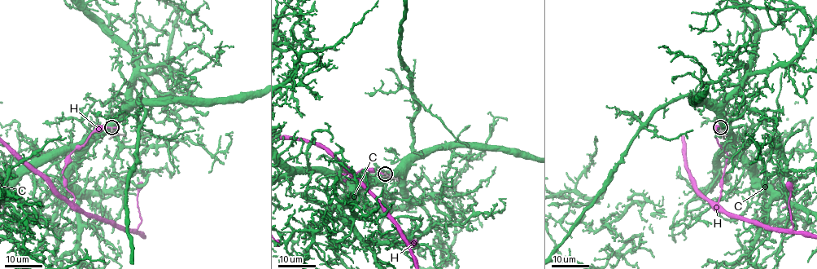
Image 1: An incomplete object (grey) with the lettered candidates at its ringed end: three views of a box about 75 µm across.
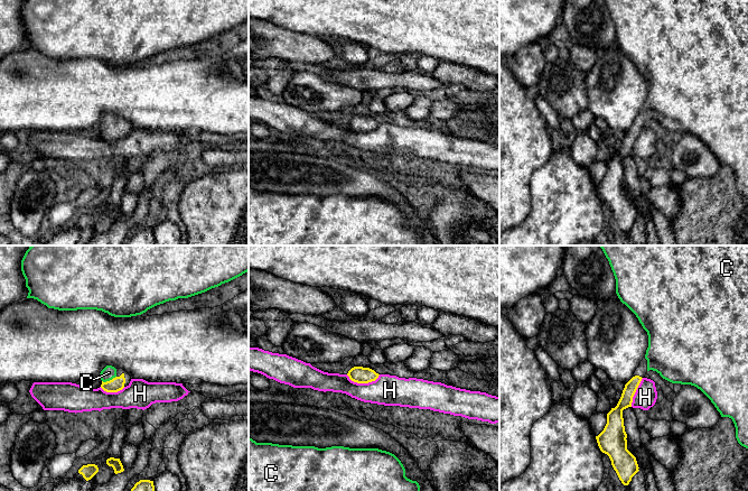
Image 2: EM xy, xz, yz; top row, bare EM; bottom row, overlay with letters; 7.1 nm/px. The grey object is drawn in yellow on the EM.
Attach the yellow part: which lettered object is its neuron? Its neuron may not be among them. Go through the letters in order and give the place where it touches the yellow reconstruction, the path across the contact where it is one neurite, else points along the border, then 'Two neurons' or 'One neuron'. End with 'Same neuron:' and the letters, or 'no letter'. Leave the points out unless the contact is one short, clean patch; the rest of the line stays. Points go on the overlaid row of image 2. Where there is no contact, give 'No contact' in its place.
C: Touches yellow at xy (110, 380). Path across: xy (117, 383), (110, 380), (109, 372). One neuron
H: Touches yellow at xz (363, 382). Boundary: xz (346, 374), (357, 382), (371, 382), (380, 374). Two neurons
Same neuron: C

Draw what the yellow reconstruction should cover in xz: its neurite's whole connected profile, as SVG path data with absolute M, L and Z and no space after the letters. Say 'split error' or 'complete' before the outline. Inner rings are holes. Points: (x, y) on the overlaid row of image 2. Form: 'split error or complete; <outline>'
complete; M354 367L348 371L347 376L354 382L368 383L375 381L380 374L370 368Z

